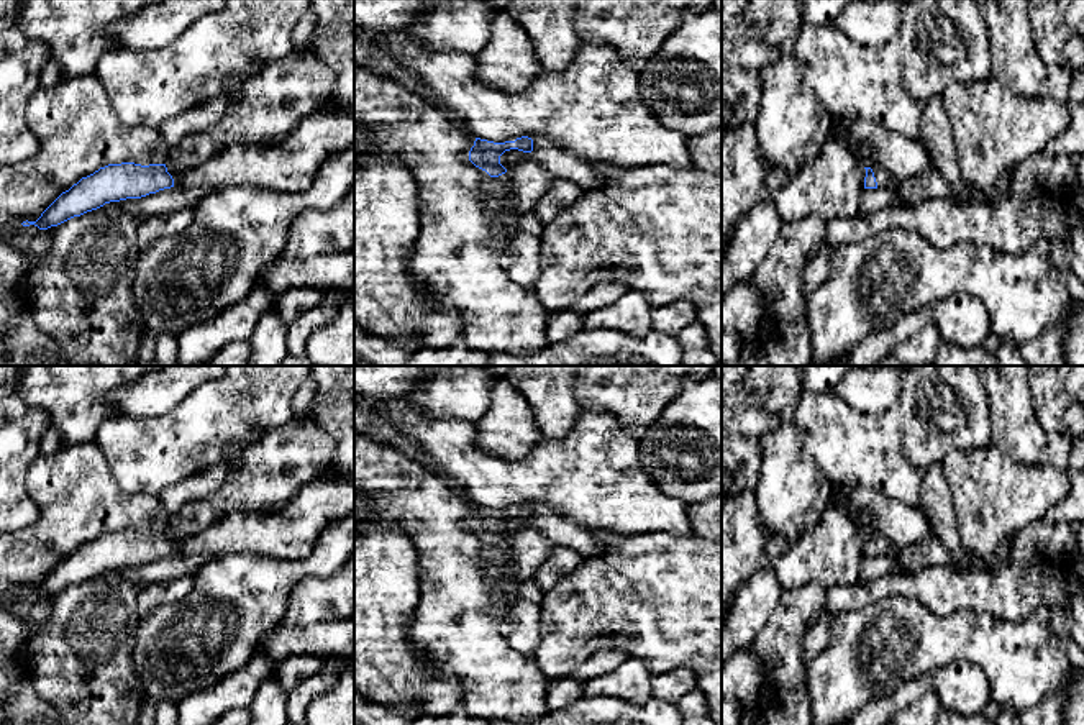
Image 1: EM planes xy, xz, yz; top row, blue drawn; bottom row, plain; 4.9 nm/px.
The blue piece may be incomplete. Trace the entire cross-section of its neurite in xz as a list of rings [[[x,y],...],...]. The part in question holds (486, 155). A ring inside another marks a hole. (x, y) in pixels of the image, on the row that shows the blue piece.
[[[522,136],[505,143],[476,138],[474,146],[469,151],[469,161],[476,167],[485,171],[490,177],[499,177],[507,172],[500,164],[500,156],[510,149],[530,153],[531,159],[541,164],[556,179],[577,184],[582,190],[592,190],[602,182],[594,171],[592,162],[574,156],[564,146],[551,143],[546,138],[533,141],[528,136]]]

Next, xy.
[[[295,49],[280,61],[271,62],[251,75],[231,100],[226,113],[213,126],[187,135],[164,164],[141,166],[134,162],[108,164],[93,174],[82,177],[69,190],[62,192],[36,221],[23,221],[23,226],[34,225],[39,230],[57,226],[74,217],[97,210],[110,202],[141,198],[164,189],[174,187],[172,176],[179,171],[194,169],[231,144],[282,143],[302,120],[326,107],[335,89],[336,75],[315,52]]]

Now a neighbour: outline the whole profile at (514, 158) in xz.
[[[510,149],[510,151],[505,151],[502,156],[500,156],[500,164],[510,171],[513,167],[522,167],[528,159],[530,159],[530,154],[531,153],[523,153],[523,151],[518,151],[518,149]]]

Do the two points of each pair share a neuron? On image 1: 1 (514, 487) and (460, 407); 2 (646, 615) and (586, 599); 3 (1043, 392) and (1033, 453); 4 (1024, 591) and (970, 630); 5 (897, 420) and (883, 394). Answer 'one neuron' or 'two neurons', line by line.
1: two neurons
2: one neuron
3: two neurons
4: two neurons
5: two neurons

